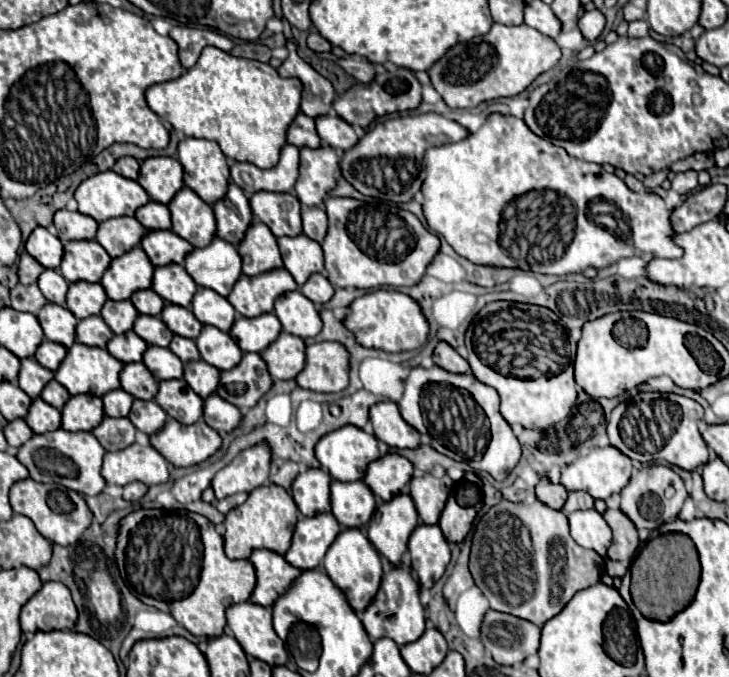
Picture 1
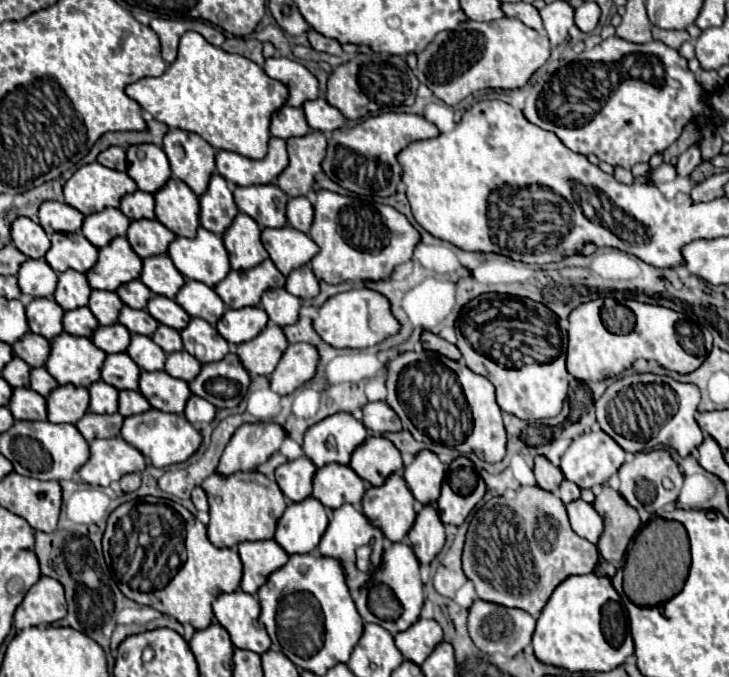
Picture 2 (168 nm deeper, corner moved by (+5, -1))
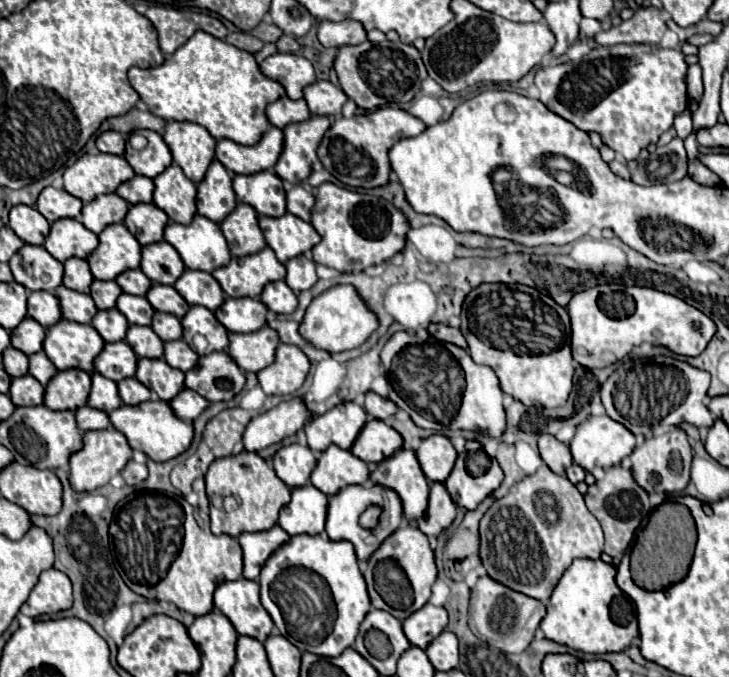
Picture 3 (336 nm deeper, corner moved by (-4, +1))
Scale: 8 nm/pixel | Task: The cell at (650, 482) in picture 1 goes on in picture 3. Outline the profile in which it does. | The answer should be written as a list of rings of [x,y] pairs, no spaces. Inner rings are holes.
[[[673,426],[669,432],[665,432],[661,436],[653,436],[649,440],[645,440],[639,448],[633,450],[631,462],[633,462],[635,480],[647,492],[651,492],[651,490],[661,490],[661,492],[669,492],[669,494],[681,492],[689,482],[691,456],[693,456],[693,450],[687,442],[687,434],[679,426]]]

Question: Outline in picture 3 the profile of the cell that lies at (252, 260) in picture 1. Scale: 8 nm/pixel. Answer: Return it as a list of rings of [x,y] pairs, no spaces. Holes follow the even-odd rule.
[[[239,202],[235,210],[221,220],[219,228],[233,256],[247,256],[265,248],[265,238],[257,224],[257,212],[249,204]]]

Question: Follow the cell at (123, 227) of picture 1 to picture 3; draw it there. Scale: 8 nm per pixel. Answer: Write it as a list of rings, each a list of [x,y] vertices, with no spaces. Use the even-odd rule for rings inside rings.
[[[101,194],[91,202],[83,204],[81,210],[81,224],[91,232],[99,234],[107,224],[123,222],[129,204],[117,194]]]

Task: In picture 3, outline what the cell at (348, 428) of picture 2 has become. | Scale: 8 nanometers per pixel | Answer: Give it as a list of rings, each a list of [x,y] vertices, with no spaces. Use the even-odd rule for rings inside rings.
[[[341,402],[305,426],[307,444],[313,452],[323,452],[329,444],[351,448],[367,422],[367,412],[355,402]]]

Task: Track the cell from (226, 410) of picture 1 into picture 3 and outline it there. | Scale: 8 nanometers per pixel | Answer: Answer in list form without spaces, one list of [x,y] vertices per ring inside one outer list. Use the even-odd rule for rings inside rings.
[[[183,388],[175,398],[171,398],[167,402],[171,406],[171,410],[175,412],[175,416],[179,416],[185,422],[193,422],[205,408],[207,408],[207,400],[203,400],[203,396],[199,396],[197,392],[191,392],[189,388]]]

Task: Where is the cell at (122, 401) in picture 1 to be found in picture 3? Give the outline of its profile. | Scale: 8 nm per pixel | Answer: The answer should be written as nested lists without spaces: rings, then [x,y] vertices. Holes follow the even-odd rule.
[[[93,374],[91,376],[91,392],[89,392],[89,400],[87,404],[91,408],[103,410],[103,412],[111,412],[115,408],[119,408],[123,402],[119,400],[119,392],[115,392],[115,382],[107,380],[105,376]]]

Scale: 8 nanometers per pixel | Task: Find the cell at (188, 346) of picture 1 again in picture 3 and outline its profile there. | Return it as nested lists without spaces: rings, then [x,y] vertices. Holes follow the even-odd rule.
[[[155,312],[153,314],[153,322],[151,328],[155,330],[155,334],[163,340],[163,342],[171,342],[171,340],[179,340],[183,334],[181,328],[181,320],[173,314],[167,312]]]

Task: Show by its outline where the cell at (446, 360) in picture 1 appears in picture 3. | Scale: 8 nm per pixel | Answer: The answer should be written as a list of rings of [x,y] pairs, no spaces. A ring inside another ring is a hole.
[[[429,324],[429,334],[441,342],[451,342],[455,346],[461,346],[461,348],[467,348],[467,342],[461,334],[459,328],[453,328],[453,326],[447,326],[447,324]]]

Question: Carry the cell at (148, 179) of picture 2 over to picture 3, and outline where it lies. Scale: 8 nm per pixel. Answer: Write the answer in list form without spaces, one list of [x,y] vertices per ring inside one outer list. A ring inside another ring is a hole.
[[[139,130],[139,132],[149,140],[149,144],[143,150],[133,150],[127,144],[123,156],[131,164],[135,174],[141,174],[141,176],[147,176],[147,178],[155,178],[157,174],[161,174],[173,162],[171,150],[163,142],[161,134],[157,134],[153,130]]]

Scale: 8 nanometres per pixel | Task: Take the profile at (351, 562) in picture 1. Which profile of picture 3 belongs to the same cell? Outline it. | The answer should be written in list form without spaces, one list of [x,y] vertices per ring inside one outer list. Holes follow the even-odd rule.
[[[349,484],[345,488],[341,488],[337,494],[333,494],[329,498],[329,508],[327,508],[327,522],[325,522],[325,532],[331,540],[351,540],[351,544],[355,546],[357,558],[359,560],[367,560],[367,556],[371,556],[371,552],[375,552],[375,548],[379,548],[379,544],[391,534],[395,532],[403,522],[403,504],[399,500],[399,494],[391,488],[379,486],[379,484]],[[369,506],[379,506],[381,518],[377,528],[373,530],[365,530],[359,526],[359,516],[365,508]]]

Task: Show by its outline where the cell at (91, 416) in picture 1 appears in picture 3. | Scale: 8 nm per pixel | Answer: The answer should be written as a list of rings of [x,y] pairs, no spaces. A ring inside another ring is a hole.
[[[69,368],[57,372],[49,384],[45,386],[43,404],[51,410],[71,410],[87,404],[87,396],[91,390],[91,376],[85,370]]]

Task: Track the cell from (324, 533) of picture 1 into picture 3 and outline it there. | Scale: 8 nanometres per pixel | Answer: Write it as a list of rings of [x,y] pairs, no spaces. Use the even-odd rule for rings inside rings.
[[[311,482],[291,490],[291,502],[279,512],[277,524],[291,536],[295,534],[321,534],[325,530],[327,496]]]

